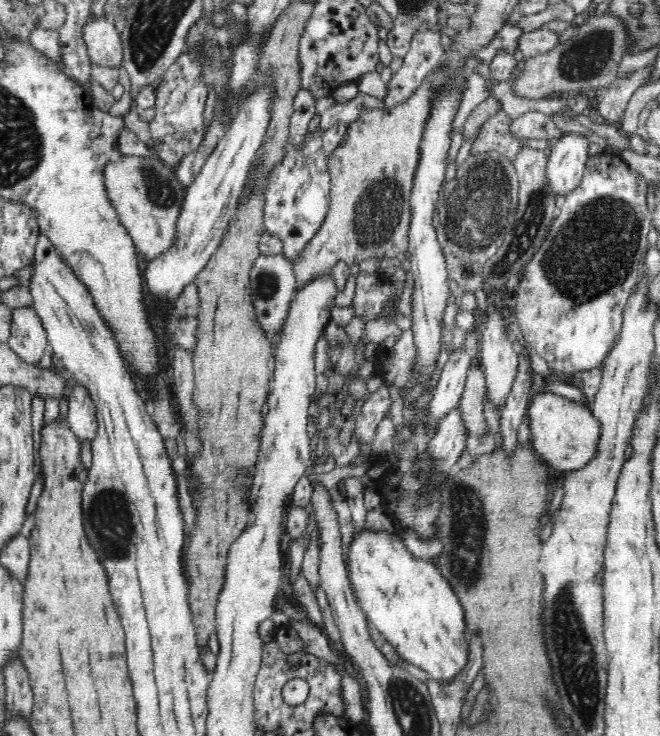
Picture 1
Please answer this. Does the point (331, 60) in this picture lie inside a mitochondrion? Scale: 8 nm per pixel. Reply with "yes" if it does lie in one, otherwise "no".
no

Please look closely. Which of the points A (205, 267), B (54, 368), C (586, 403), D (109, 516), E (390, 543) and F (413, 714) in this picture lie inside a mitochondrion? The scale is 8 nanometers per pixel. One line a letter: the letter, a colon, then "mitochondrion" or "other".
A: other
B: other
C: other
D: mitochondrion
E: other
F: mitochondrion

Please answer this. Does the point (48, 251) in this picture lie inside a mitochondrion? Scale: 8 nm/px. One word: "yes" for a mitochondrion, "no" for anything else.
no

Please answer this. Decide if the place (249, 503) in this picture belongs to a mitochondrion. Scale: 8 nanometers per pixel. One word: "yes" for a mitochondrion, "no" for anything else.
no

